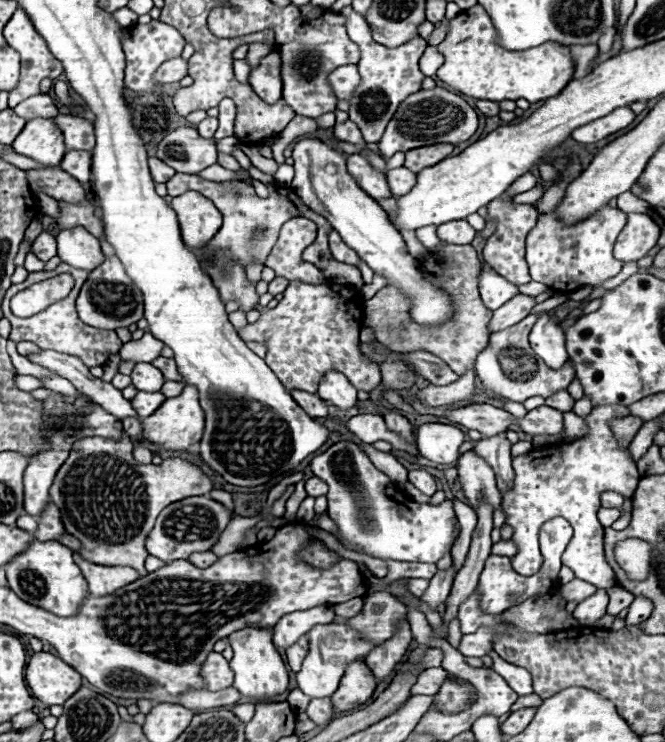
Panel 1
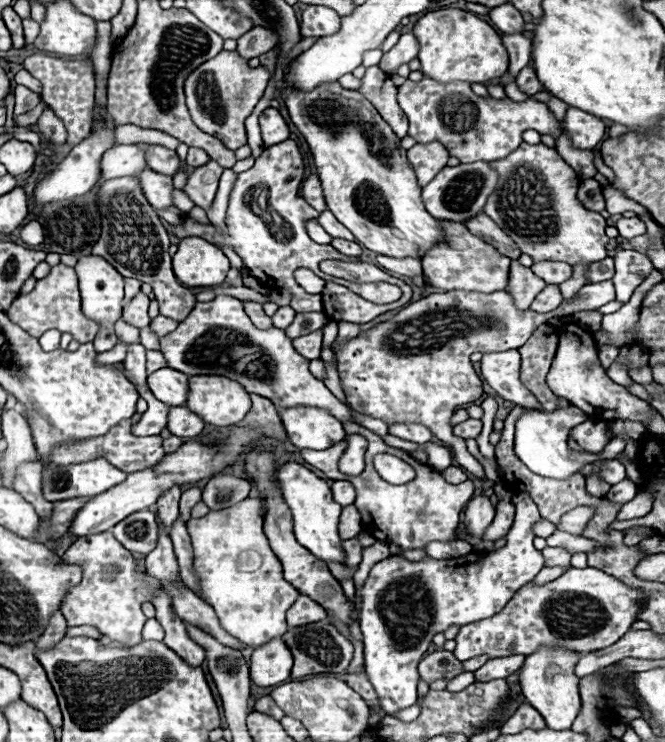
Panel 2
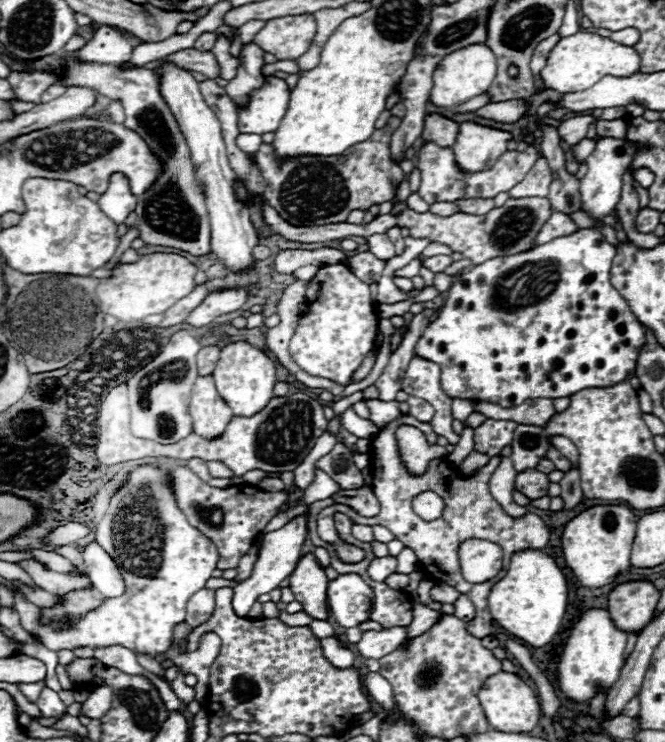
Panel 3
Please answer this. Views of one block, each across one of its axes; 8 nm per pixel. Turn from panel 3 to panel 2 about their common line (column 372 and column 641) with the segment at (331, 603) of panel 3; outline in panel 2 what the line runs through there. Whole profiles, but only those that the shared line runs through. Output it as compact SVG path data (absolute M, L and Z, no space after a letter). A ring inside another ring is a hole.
M570 568L560 578L548 582L548 584L534 584L528 582L524 588L520 588L512 600L496 614L486 620L478 620L476 624L466 624L460 628L456 636L456 650L454 656L458 660L468 660L474 656L490 656L490 658L502 658L512 654L532 654L540 646L548 648L566 648L574 652L594 652L612 646L620 636L624 636L630 626L636 622L636 612L640 608L642 592L628 588L620 580L604 574L596 568Z

